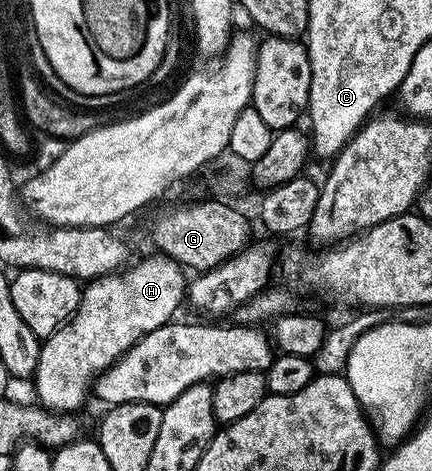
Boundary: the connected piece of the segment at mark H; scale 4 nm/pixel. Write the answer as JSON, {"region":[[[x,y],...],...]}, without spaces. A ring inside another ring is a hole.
{"region":[[[152,256],[138,265],[133,263],[116,273],[93,278],[82,288],[81,302],[69,322],[42,340],[35,382],[36,400],[44,408],[76,414],[100,373],[110,369],[143,335],[176,318],[177,308],[187,297],[186,270],[169,257]]]}

